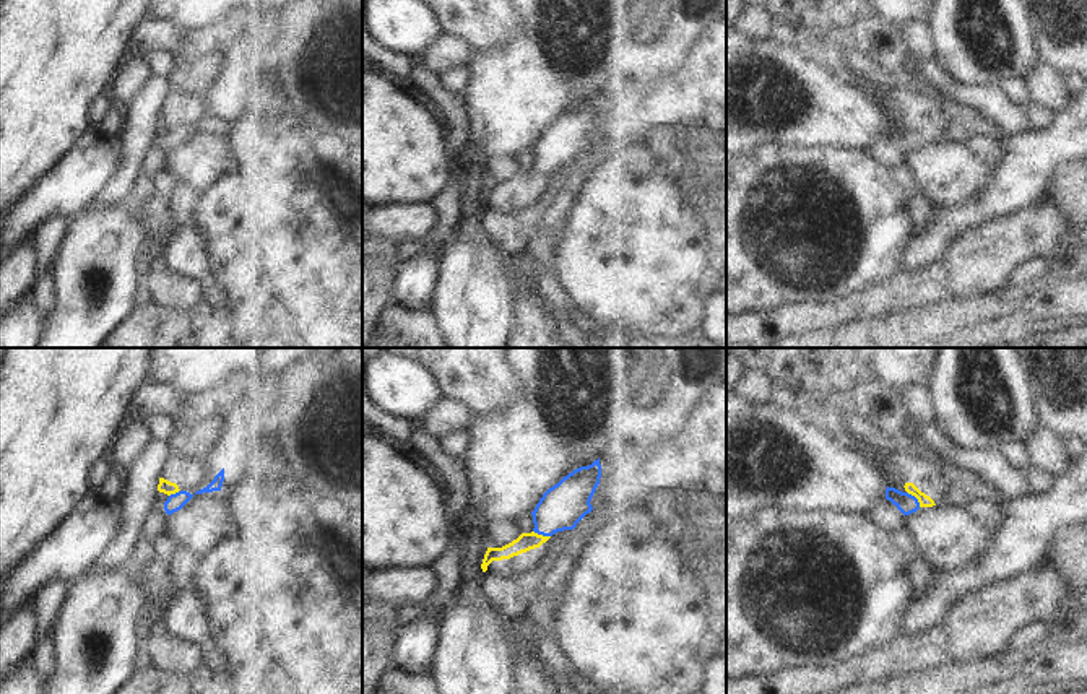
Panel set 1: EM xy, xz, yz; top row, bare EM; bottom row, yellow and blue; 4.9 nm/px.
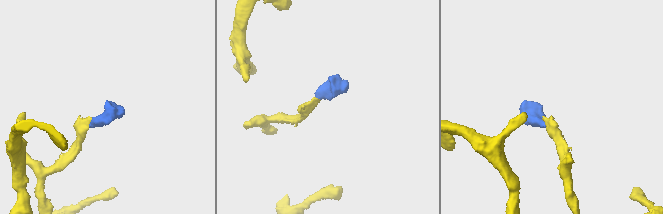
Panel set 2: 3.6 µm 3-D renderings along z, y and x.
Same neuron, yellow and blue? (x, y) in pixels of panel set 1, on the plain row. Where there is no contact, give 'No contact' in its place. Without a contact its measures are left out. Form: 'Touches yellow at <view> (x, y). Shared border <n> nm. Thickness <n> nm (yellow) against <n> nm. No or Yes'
Touches yellow at yz (915, 132). Shared border 100 nm. Thickness 60 nm (yellow) against 100 nm. Yes.

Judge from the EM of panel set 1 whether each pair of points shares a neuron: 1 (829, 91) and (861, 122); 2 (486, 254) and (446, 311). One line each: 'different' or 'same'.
1: same
2: same

